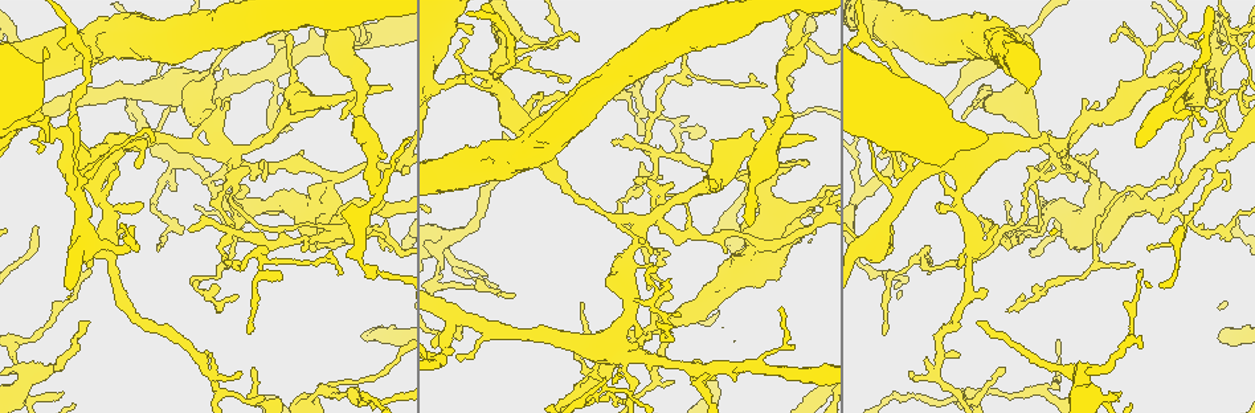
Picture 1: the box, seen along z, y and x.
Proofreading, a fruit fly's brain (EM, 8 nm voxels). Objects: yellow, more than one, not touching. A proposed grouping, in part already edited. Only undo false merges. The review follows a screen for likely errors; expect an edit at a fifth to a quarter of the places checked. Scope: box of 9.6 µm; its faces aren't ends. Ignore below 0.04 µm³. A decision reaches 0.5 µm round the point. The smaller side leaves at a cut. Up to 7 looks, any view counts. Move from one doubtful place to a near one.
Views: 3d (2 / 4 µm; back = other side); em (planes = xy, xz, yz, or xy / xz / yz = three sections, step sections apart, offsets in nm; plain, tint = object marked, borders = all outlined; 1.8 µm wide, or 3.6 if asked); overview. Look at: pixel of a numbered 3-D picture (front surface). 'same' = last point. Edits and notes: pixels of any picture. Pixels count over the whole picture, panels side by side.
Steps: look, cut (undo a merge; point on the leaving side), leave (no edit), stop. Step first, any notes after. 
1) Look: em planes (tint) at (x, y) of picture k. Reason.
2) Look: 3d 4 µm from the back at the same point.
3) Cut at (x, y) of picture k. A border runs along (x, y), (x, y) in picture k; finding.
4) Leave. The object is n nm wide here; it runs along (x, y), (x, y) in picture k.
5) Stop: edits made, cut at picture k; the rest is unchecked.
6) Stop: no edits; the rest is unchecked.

Look: 3d 2 µm at (1190, 128) of picture 1.

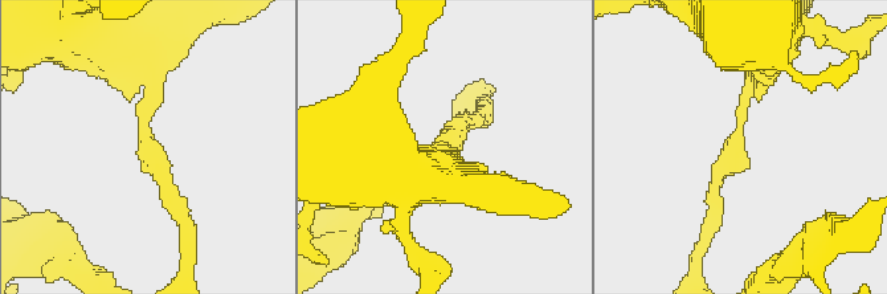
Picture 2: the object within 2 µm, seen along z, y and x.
Look: em xy step 8 (plain) at (739, 144) of picture 2.

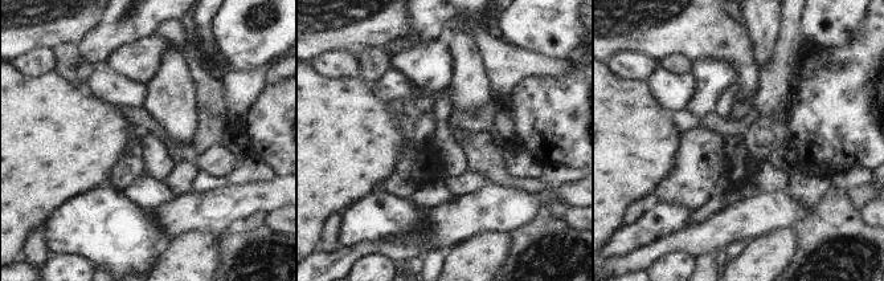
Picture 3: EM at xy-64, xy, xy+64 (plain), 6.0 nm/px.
Look: em xy step 8 (tint) at the same point. With the object marked.

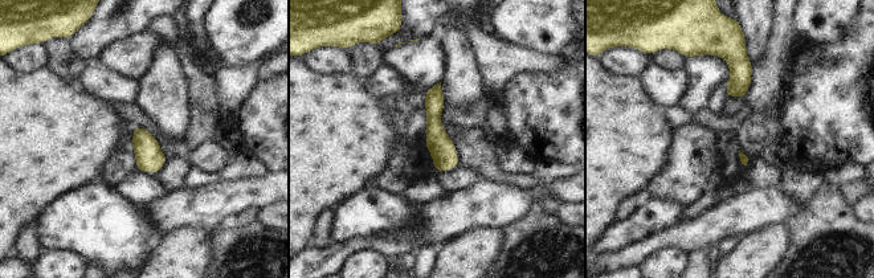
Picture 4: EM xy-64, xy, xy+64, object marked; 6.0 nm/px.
Leave. It runs along (437, 88), (435, 133), (445, 167) in picture 4; all the same neuron.

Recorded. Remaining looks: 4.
Look: em planes (tint) at (1199, 62) of picture 1. A fork.

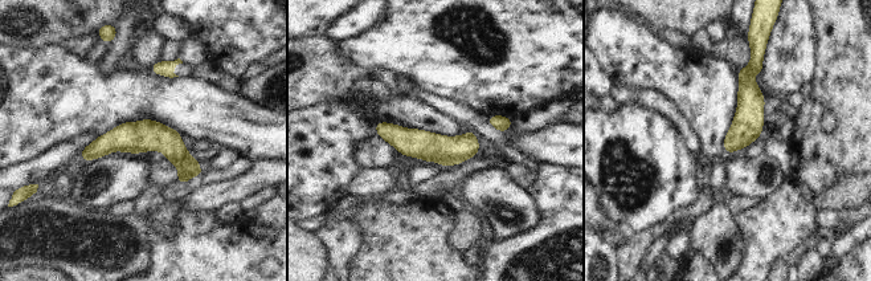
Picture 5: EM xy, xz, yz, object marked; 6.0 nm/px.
Leave. The object is 180 nm wide here; it runs along (84, 154), (163, 141), (199, 171) in picture 5; continuous, no second neuron.

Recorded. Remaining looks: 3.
Look: em planes (tint) at (319, 390) of picture 1. Three arms meet.

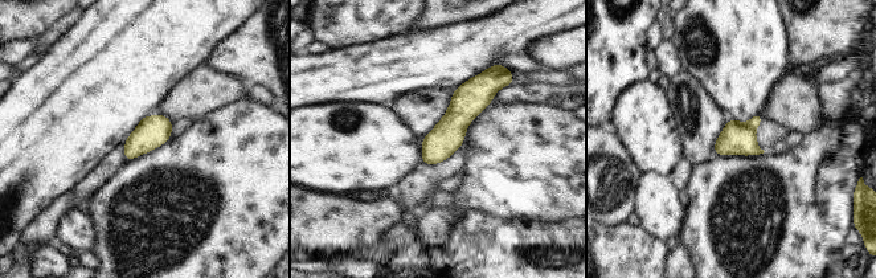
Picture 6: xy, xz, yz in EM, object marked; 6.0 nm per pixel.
Leave. All the same neuron.

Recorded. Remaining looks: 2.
Stop: no edits; the rest is unchecked.

